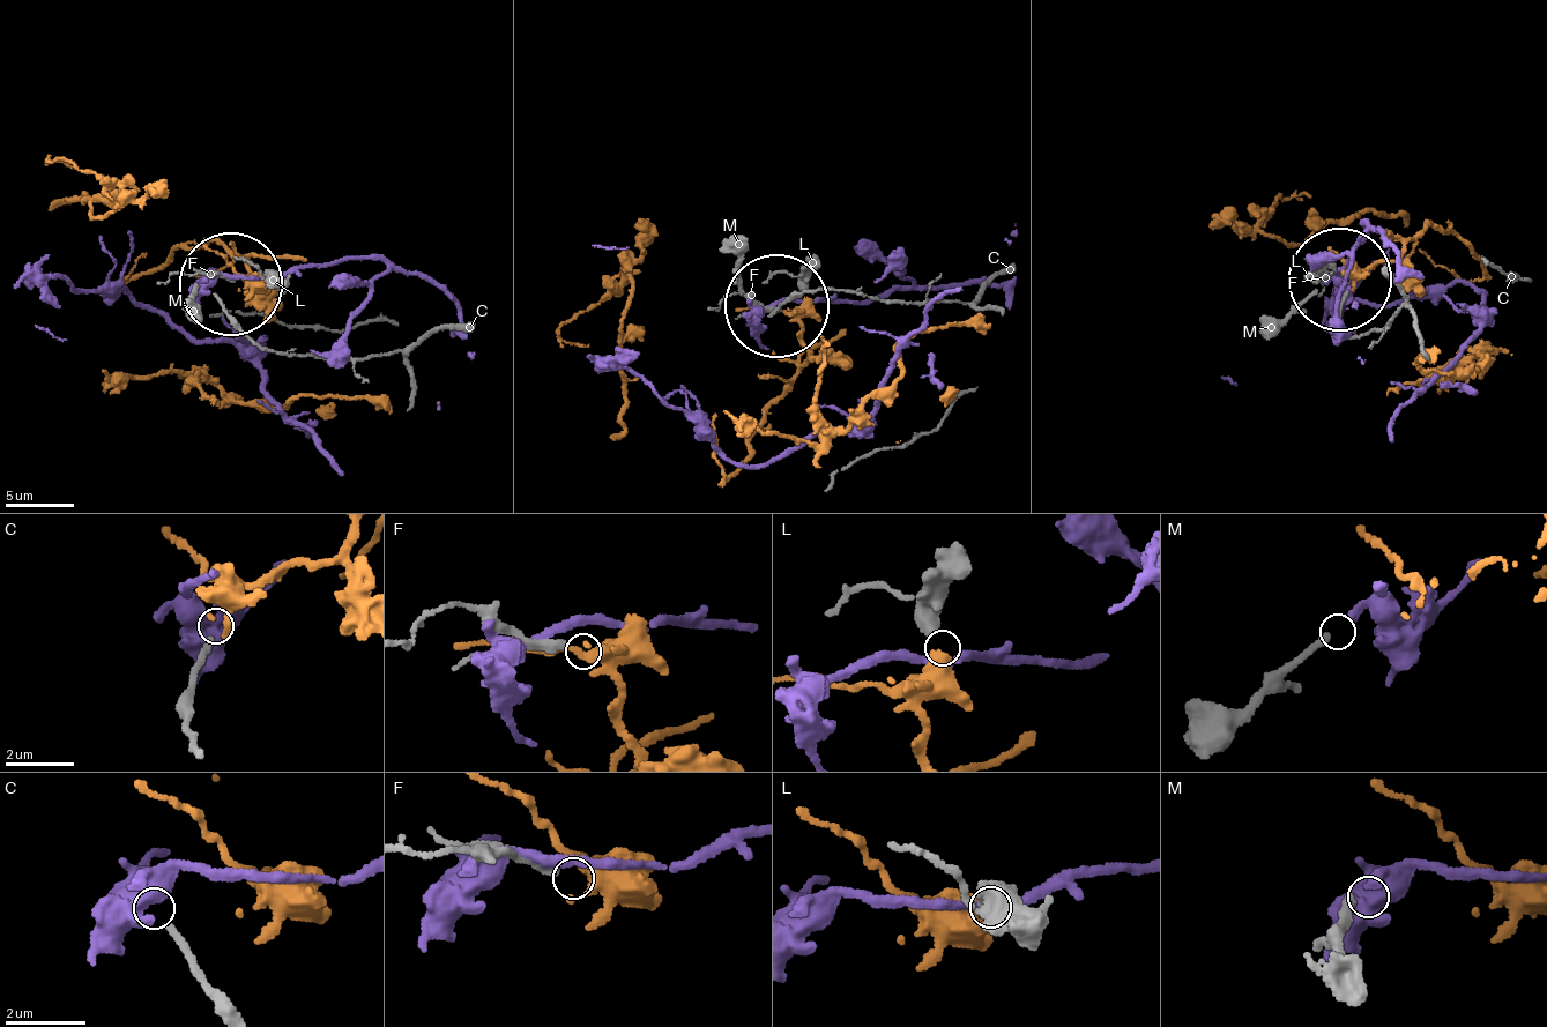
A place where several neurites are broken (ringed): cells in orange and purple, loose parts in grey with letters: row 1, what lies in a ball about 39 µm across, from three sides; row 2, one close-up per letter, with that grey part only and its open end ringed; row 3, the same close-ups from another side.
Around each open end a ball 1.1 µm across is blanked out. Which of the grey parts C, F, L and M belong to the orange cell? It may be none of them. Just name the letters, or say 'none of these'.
L

